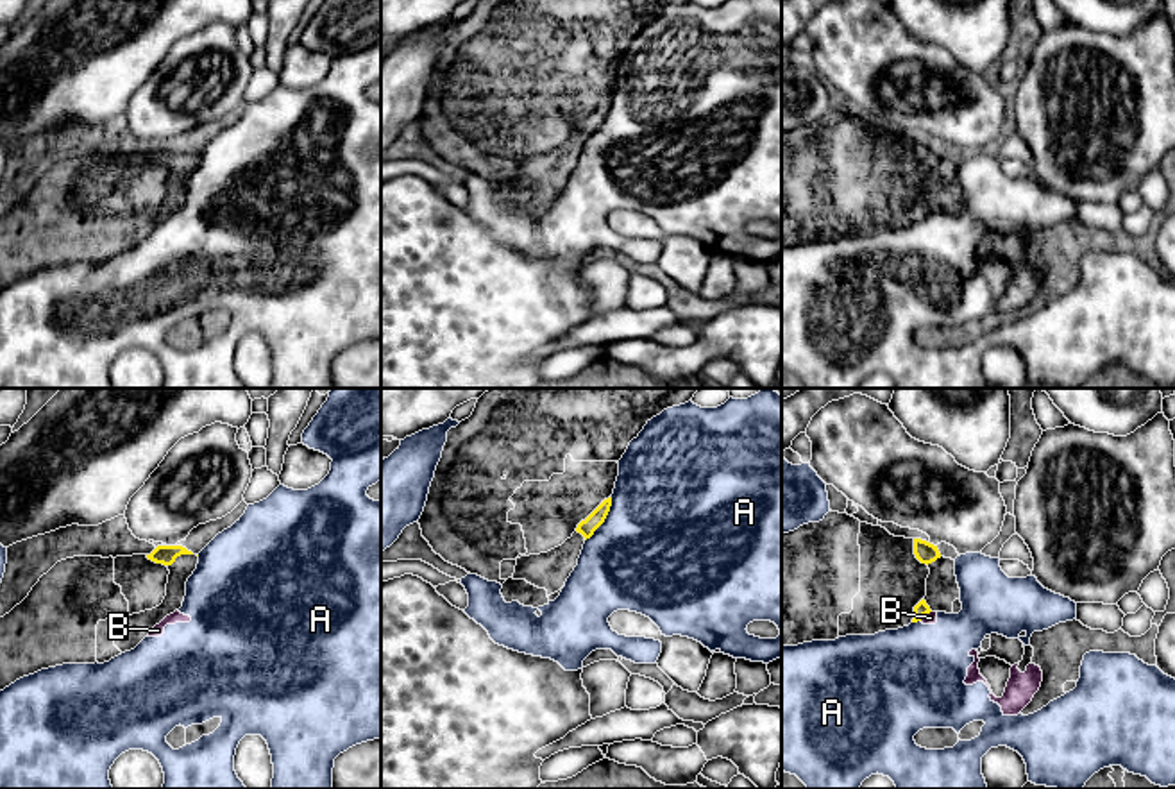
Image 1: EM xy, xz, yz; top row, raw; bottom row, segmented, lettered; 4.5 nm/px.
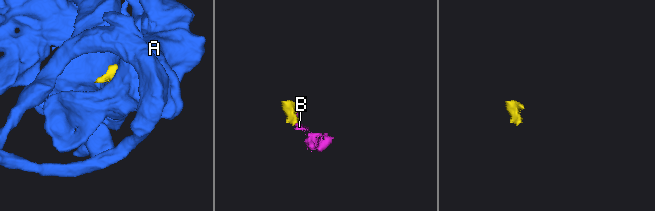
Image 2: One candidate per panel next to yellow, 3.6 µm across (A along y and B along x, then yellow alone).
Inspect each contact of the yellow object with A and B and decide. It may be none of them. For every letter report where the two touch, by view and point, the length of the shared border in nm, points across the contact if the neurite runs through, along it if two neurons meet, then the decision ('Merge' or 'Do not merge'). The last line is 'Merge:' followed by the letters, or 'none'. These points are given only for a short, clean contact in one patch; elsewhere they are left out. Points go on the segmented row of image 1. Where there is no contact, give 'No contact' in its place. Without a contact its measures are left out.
A: Touches yellow at xz (605, 517). Shared border 240 nm. Do not merge
B: Touches yellow at yz (925, 614). Shared border 70 nm. Boundary: yz (930, 610), (920, 619). Do not merge
Merge: none

